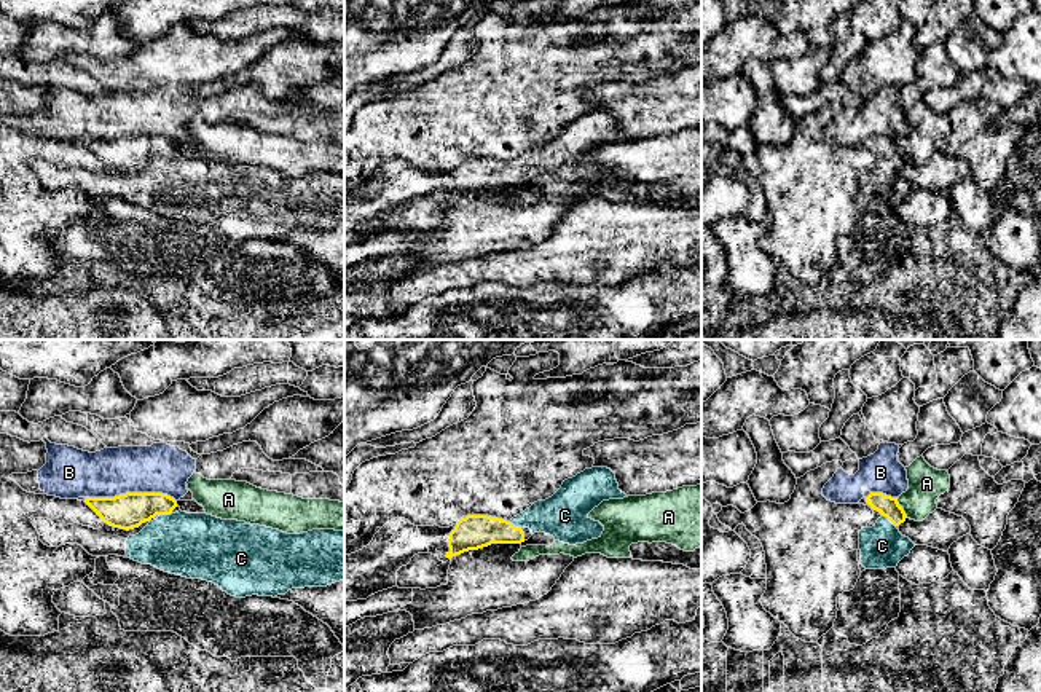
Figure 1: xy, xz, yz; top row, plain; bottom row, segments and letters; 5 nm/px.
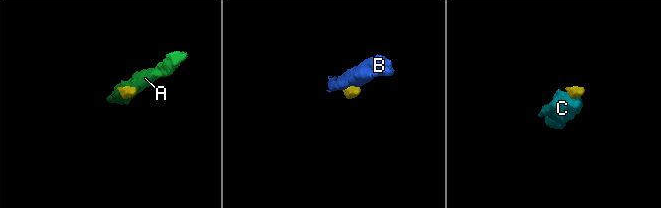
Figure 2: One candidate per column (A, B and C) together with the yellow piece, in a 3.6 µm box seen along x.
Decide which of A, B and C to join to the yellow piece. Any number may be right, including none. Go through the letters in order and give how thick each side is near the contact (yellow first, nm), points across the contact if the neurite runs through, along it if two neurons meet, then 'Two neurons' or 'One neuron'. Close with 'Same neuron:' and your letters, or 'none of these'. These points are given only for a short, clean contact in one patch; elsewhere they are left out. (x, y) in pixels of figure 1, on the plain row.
A: Thickness 100 nm (yellow) against 180 nm. Boundary: yz (896, 141), (907, 160). Two neurons
B: Thickness 180 nm (yellow) against 240 nm. Boundary: xy (85, 139), (166, 136), (176, 144). Two neurons
C: Thickness 100 nm (yellow) against 220 nm. One neuron
Same neuron: C

